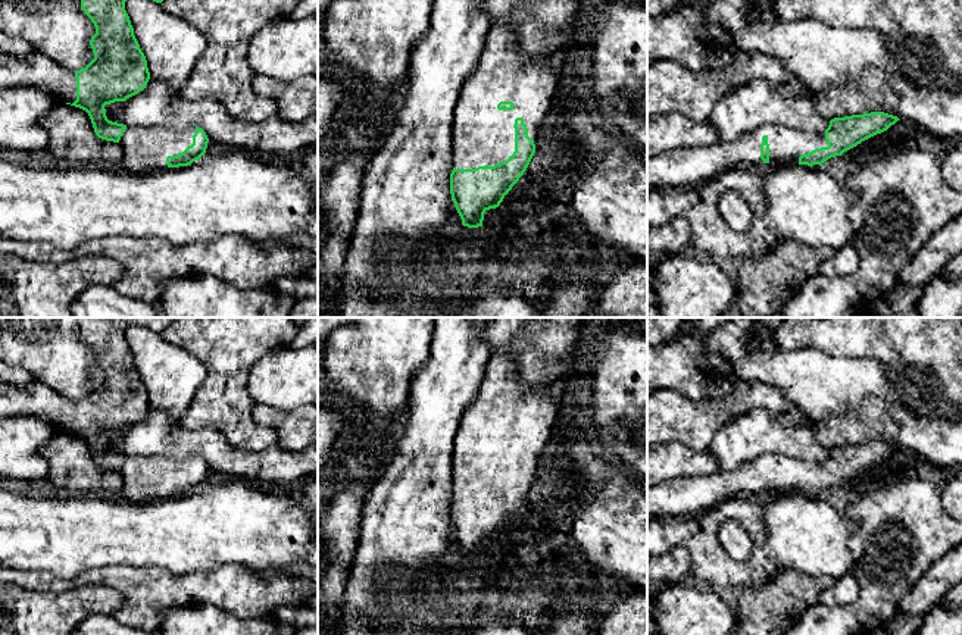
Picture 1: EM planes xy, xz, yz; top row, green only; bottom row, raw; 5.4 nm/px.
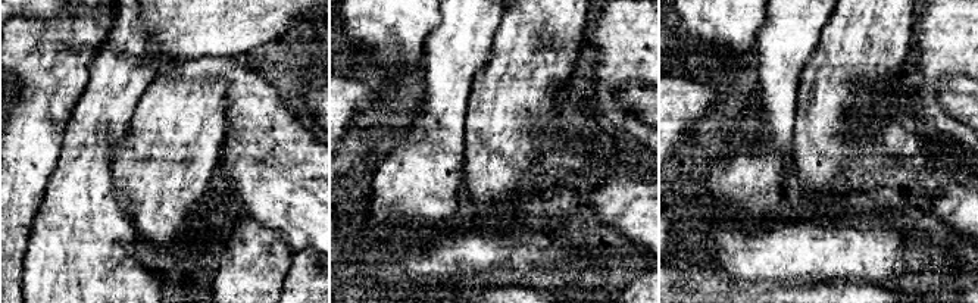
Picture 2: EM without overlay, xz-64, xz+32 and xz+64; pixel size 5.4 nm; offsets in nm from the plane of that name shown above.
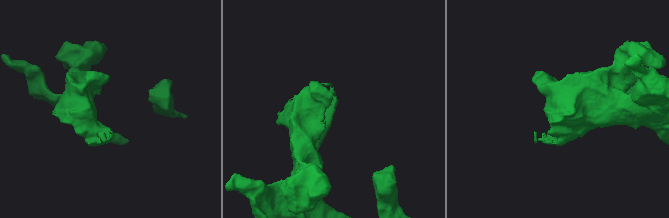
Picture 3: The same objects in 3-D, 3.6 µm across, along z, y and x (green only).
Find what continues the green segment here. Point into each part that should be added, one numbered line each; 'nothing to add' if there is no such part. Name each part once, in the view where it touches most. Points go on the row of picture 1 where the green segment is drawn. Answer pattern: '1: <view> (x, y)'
1: xy (37, 71)
2: xz (483, 134)

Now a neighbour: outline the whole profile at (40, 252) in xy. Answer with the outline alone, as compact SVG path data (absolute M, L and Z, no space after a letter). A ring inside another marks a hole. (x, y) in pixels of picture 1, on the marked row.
M0 238L0 253L38 263L60 263L75 259L75 250L63 250L44 241L18 241L10 238Z

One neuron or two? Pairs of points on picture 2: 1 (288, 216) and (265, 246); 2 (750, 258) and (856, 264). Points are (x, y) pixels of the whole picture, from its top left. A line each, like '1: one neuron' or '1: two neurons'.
1: two neurons
2: one neuron

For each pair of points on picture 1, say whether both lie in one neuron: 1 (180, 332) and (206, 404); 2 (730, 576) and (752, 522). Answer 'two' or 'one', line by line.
1: one
2: one

